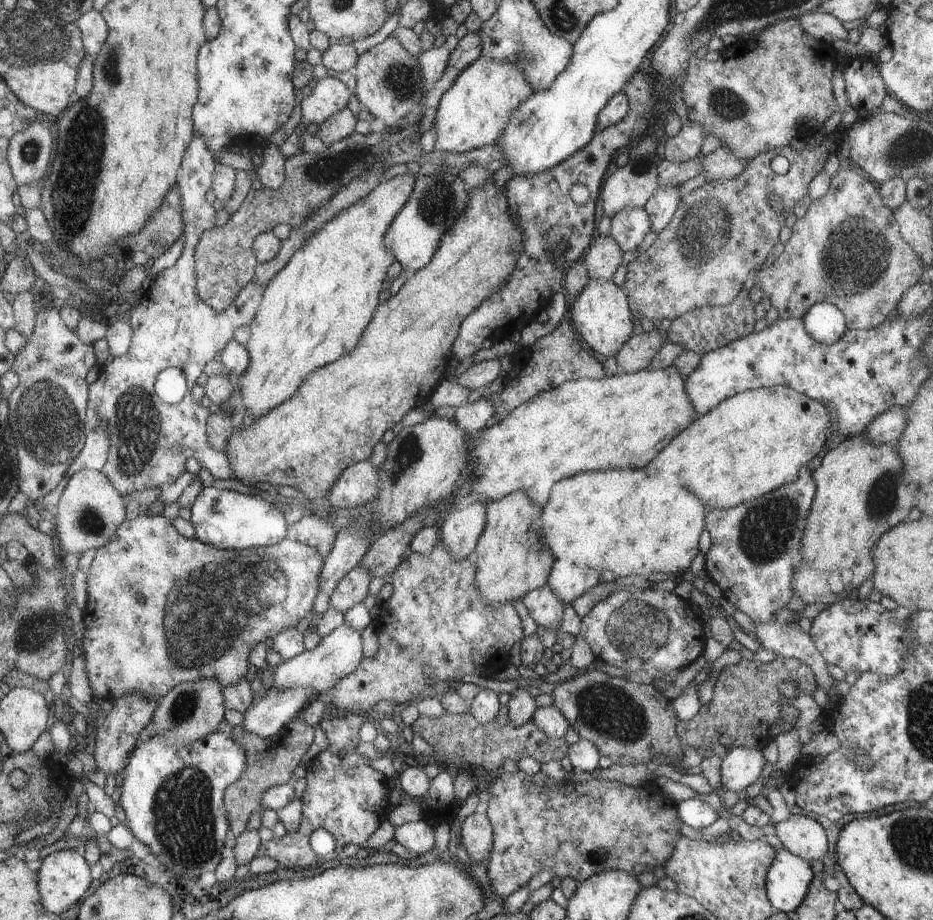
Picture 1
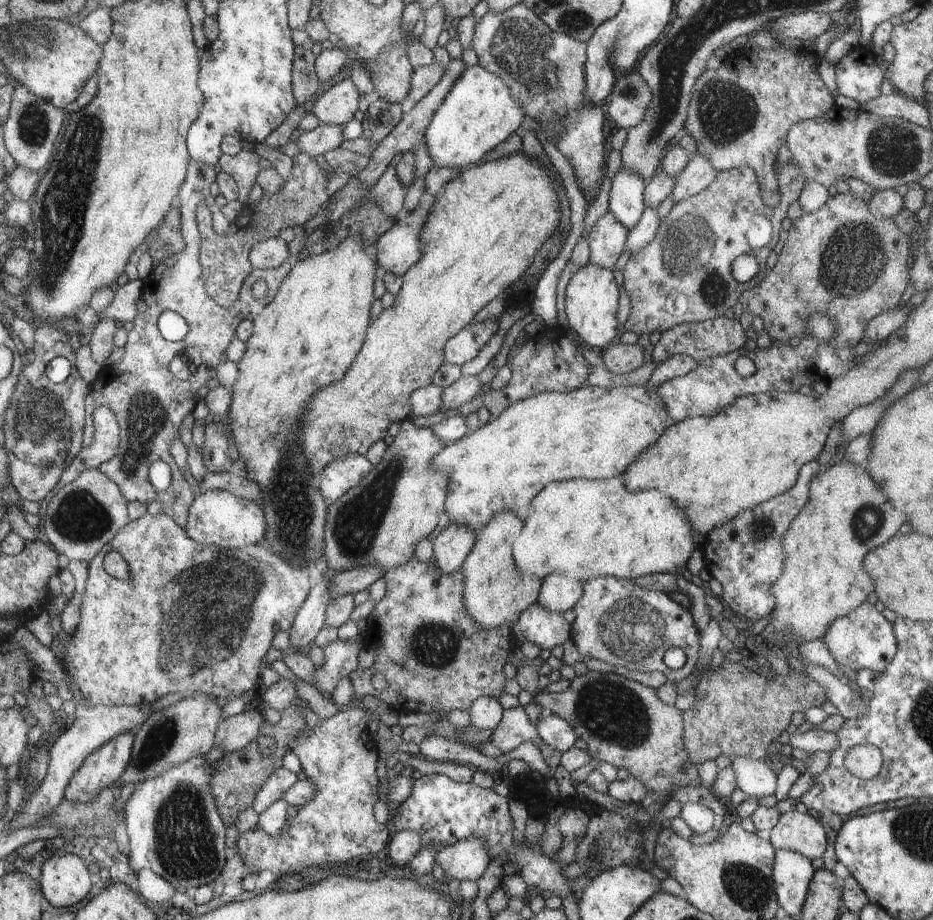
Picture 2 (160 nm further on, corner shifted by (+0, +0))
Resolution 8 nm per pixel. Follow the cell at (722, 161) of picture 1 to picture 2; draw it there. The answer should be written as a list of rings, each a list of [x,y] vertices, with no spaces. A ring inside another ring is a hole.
[[[700,153],[690,156],[684,170],[676,176],[676,182],[671,196],[675,203],[686,200],[702,192],[716,177],[719,172],[712,168],[710,160]]]

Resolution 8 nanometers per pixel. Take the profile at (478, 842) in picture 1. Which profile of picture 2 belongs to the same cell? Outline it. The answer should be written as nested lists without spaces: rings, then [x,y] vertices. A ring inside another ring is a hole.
[[[473,835],[440,849],[435,855],[435,862],[444,870],[448,882],[459,884],[462,880],[478,882],[490,860],[485,841]]]

